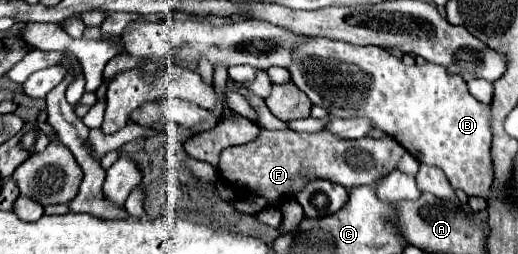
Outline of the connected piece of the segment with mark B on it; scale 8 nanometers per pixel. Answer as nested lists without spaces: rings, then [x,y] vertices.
[[[314,37],[306,41],[298,51],[294,51],[294,63],[288,69],[292,81],[302,89],[308,99],[326,109],[332,117],[364,117],[376,129],[384,131],[388,137],[396,139],[408,153],[412,153],[420,163],[434,165],[444,171],[454,189],[462,189],[466,195],[484,197],[490,191],[494,177],[490,159],[490,107],[474,99],[460,75],[450,75],[446,67],[436,63],[424,65],[404,65],[398,57],[390,55],[382,47],[358,47],[326,37]]]

